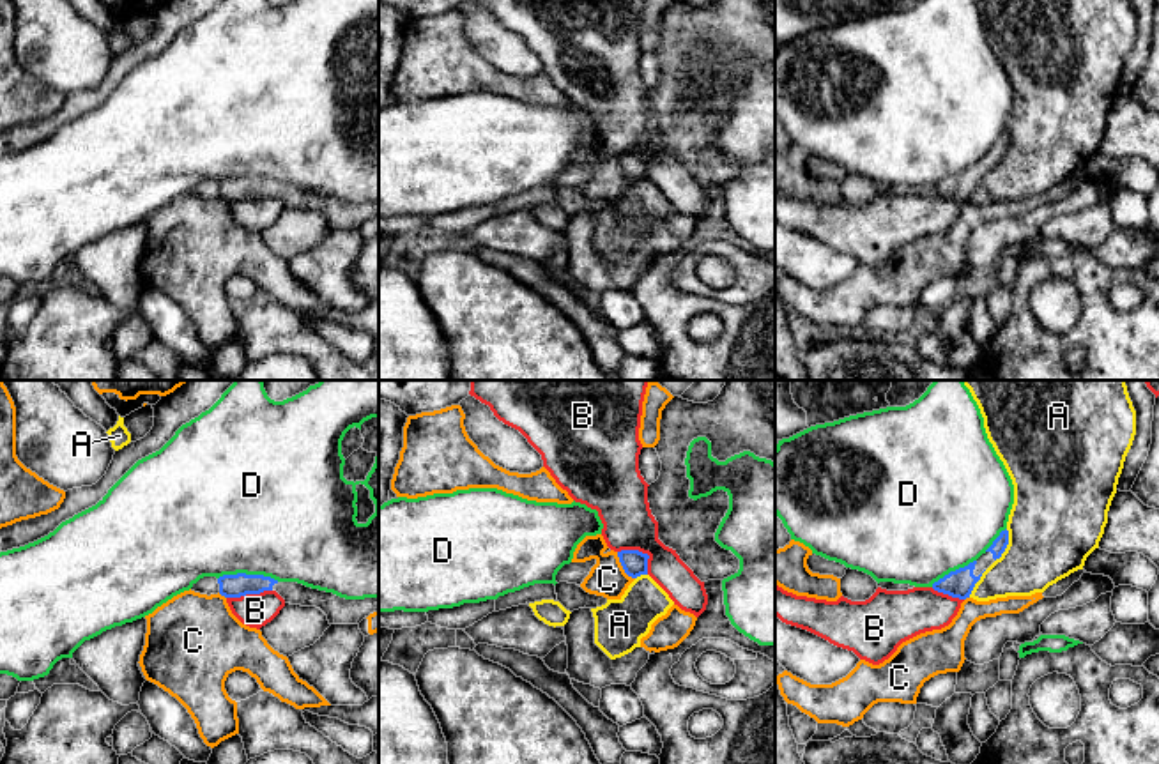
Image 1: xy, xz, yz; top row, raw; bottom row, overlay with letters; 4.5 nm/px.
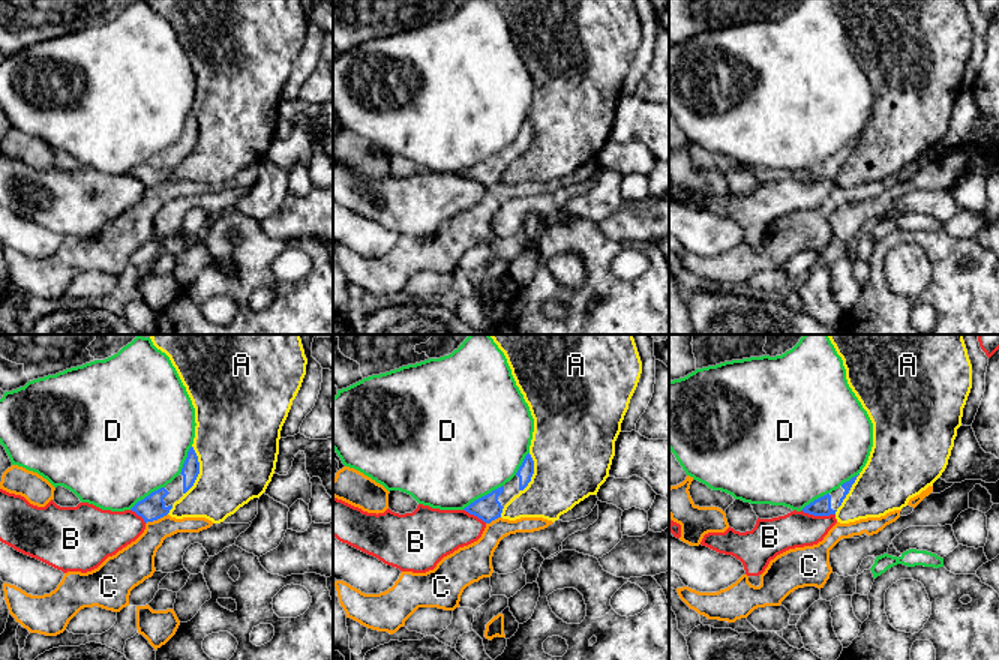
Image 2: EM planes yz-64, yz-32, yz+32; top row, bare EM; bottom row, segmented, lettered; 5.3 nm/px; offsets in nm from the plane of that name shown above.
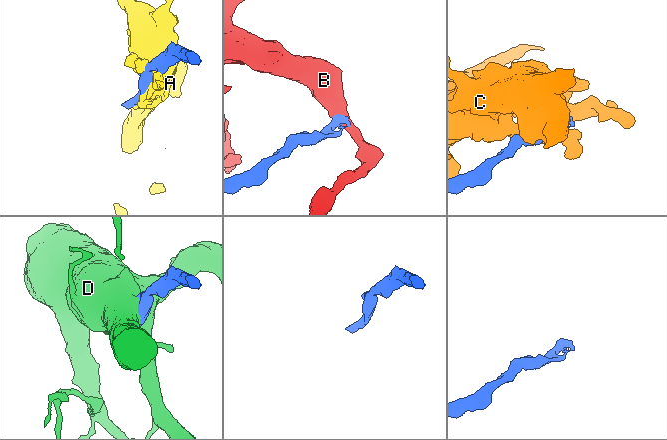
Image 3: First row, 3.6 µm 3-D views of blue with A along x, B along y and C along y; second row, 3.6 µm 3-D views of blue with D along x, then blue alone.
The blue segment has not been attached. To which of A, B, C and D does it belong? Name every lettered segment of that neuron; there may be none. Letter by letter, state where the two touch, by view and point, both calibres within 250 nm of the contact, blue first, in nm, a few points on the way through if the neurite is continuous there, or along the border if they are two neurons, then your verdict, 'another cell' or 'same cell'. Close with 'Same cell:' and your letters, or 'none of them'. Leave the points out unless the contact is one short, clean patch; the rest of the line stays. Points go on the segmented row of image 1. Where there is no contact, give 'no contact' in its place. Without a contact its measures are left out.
A: yz (1007, 543) | 70/420 nm | another cell
B: xz (641, 552) | 120/240 nm | another cell
C: xz (621, 565) | 120/170 nm | another cell
D: xy (248, 575) | 110/480 nm | another cell
Same cell: none of them

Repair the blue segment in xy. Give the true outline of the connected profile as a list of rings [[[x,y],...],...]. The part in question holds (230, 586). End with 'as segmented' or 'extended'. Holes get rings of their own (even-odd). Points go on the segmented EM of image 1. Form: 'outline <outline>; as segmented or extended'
outline [[[223,575],[218,578],[218,584],[219,594],[225,598],[276,591],[285,603],[320,608],[327,615],[329,624],[359,624],[379,610],[379,598],[345,600],[333,592],[311,589],[297,582],[278,582],[264,575]]]; extended

